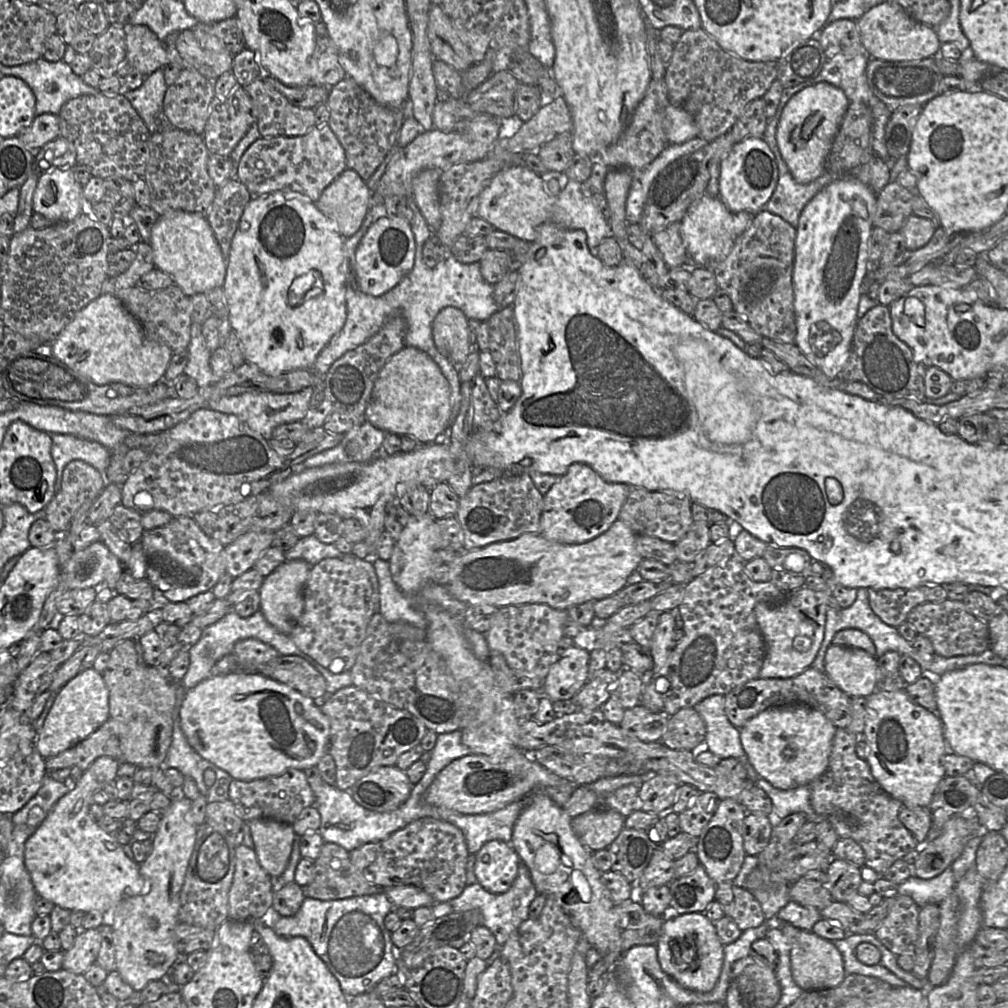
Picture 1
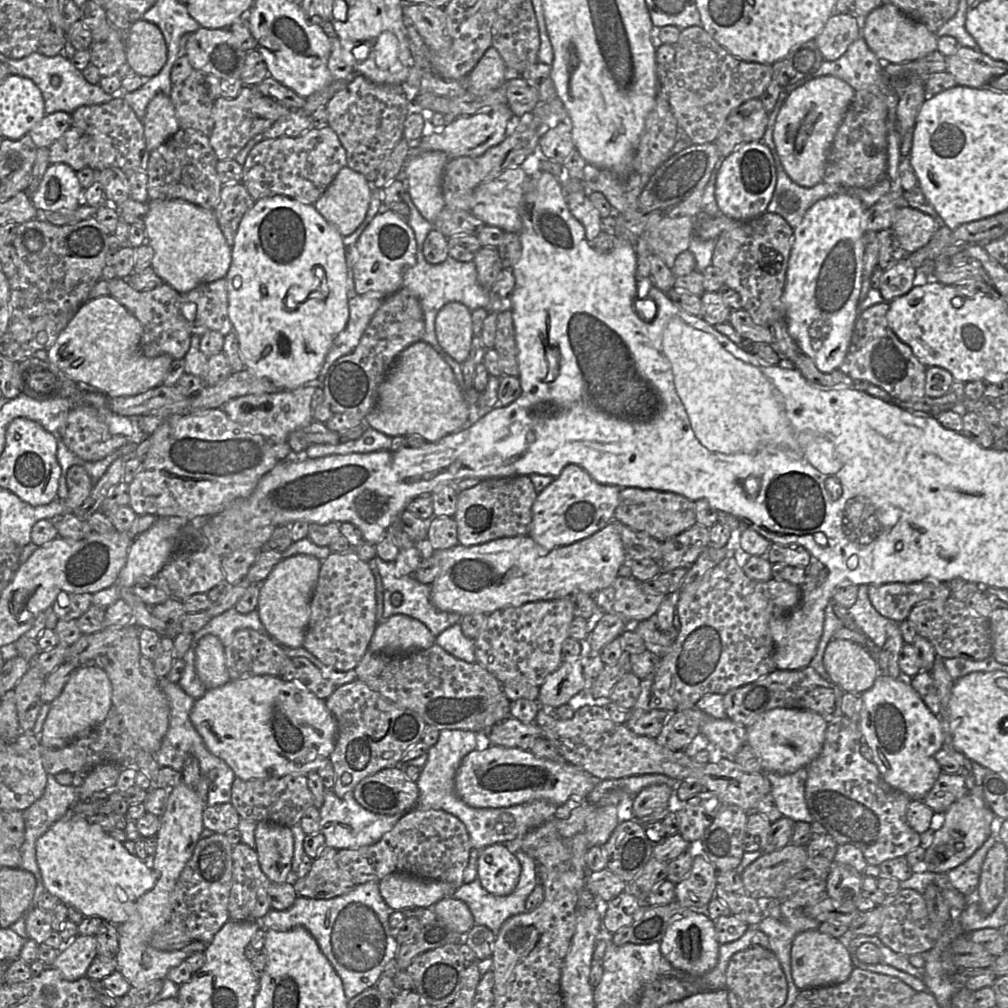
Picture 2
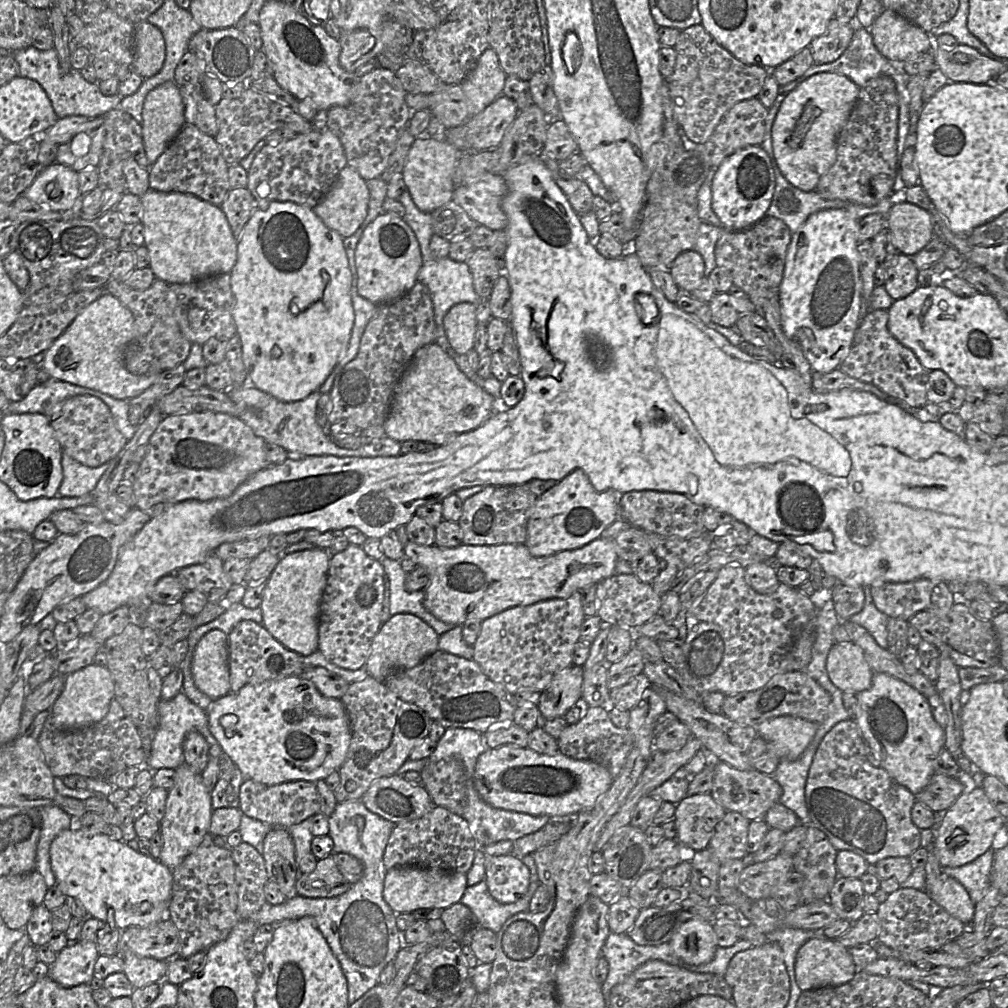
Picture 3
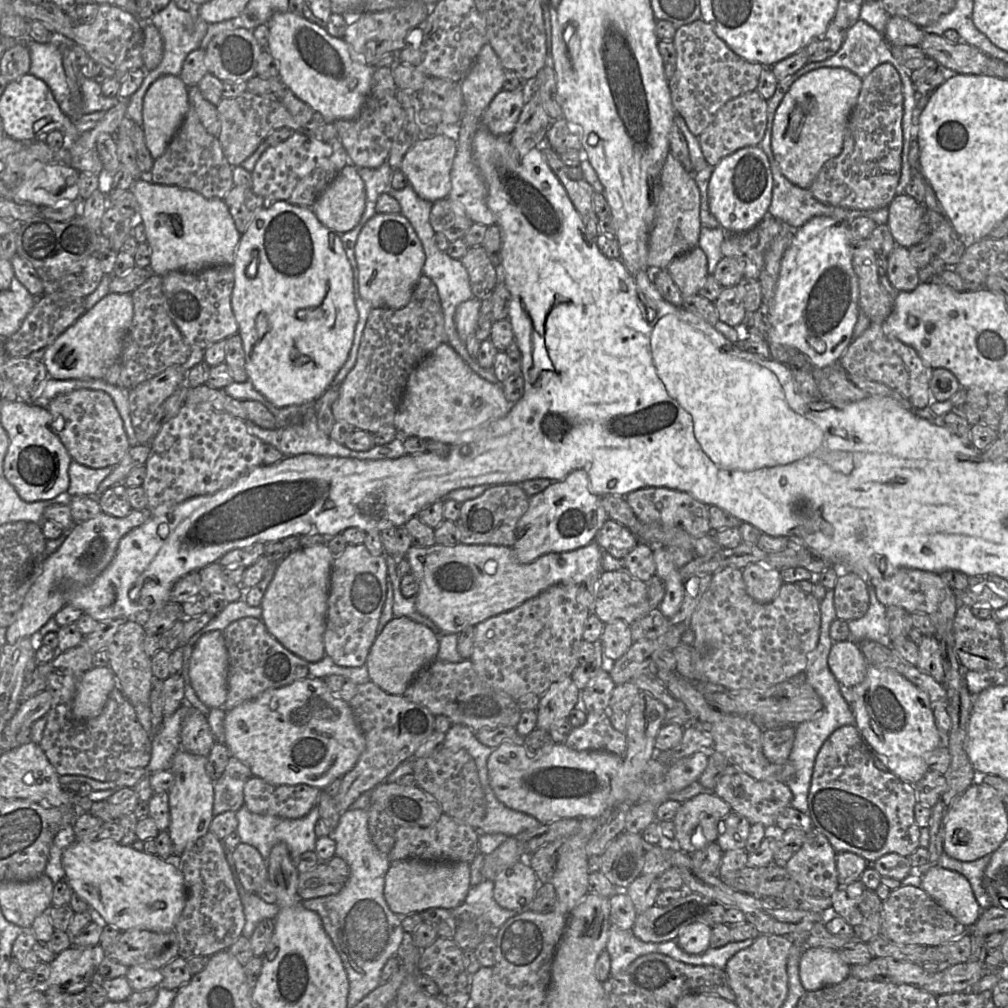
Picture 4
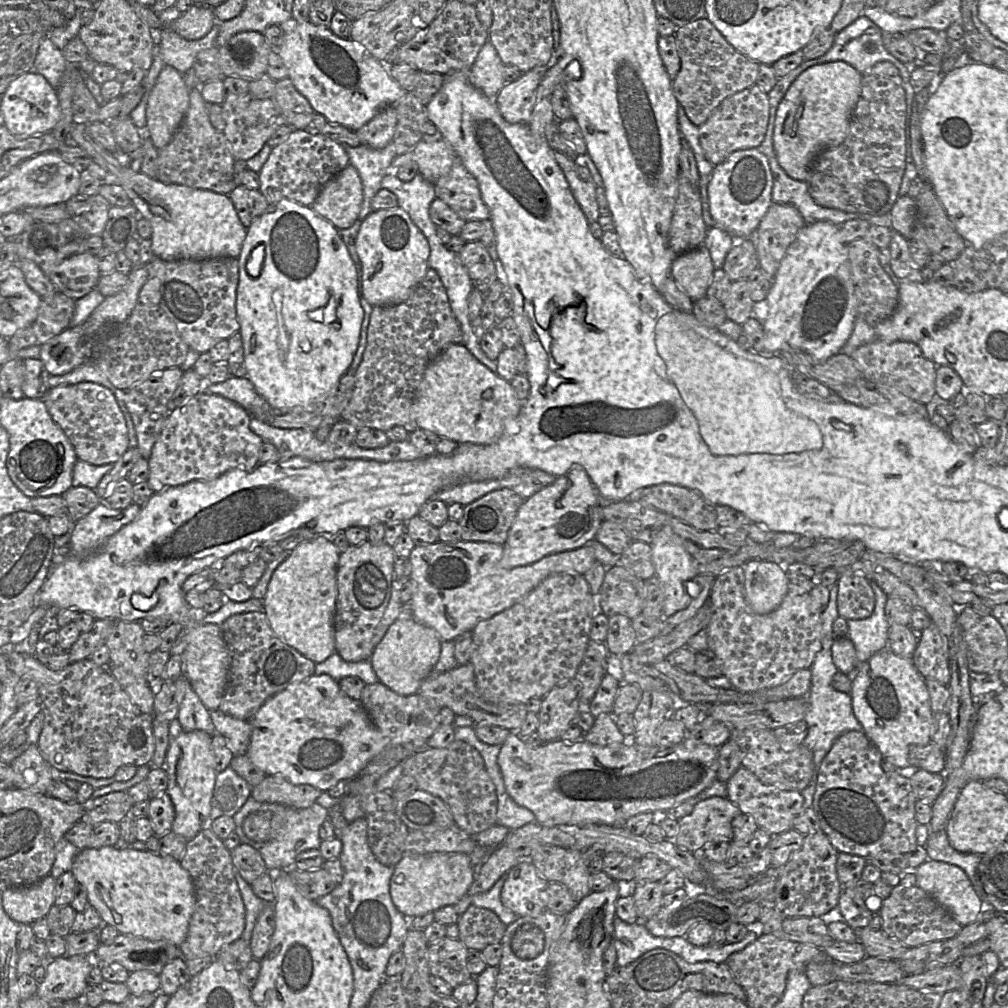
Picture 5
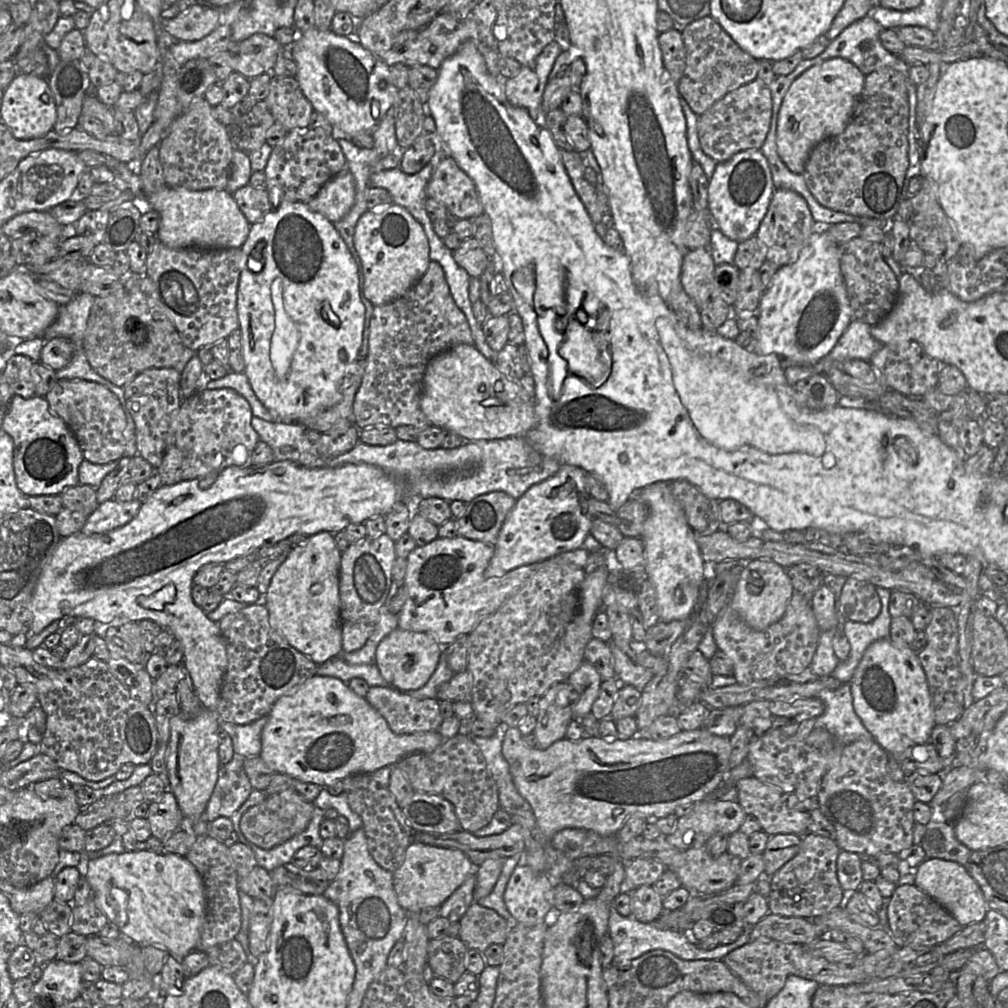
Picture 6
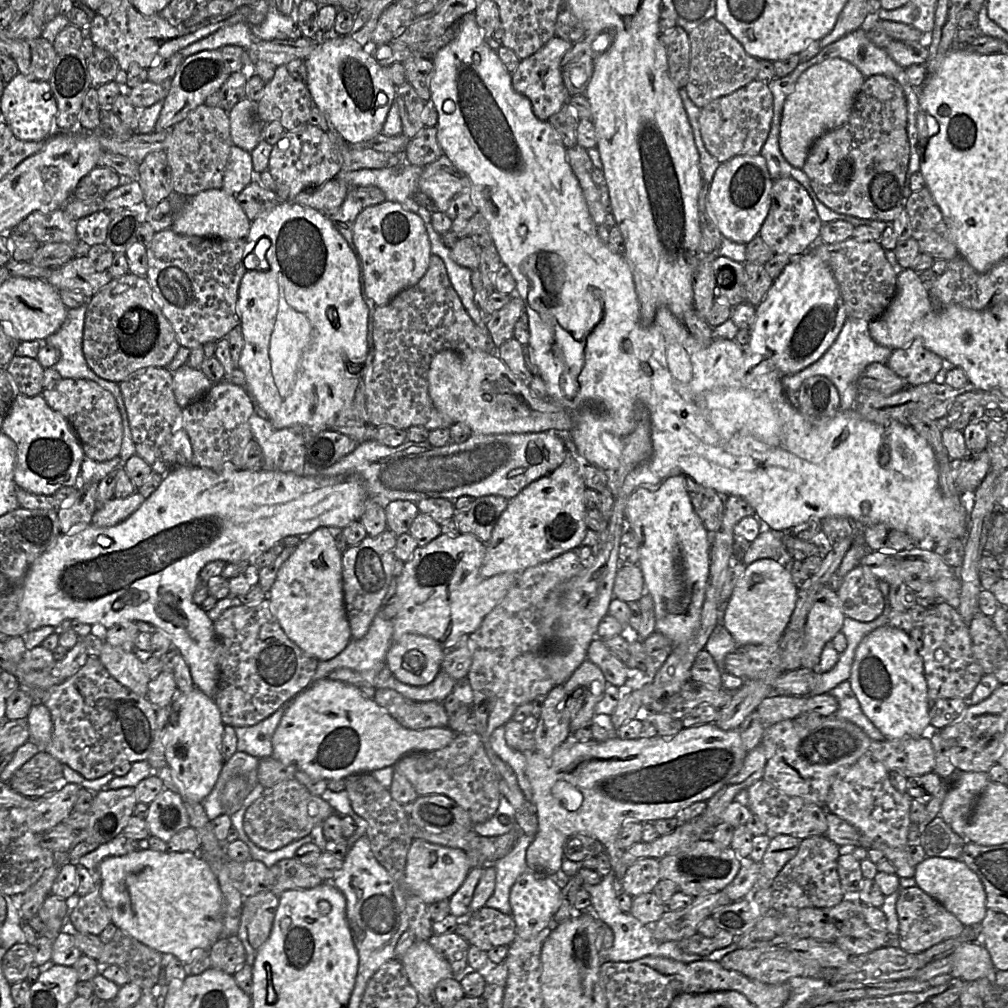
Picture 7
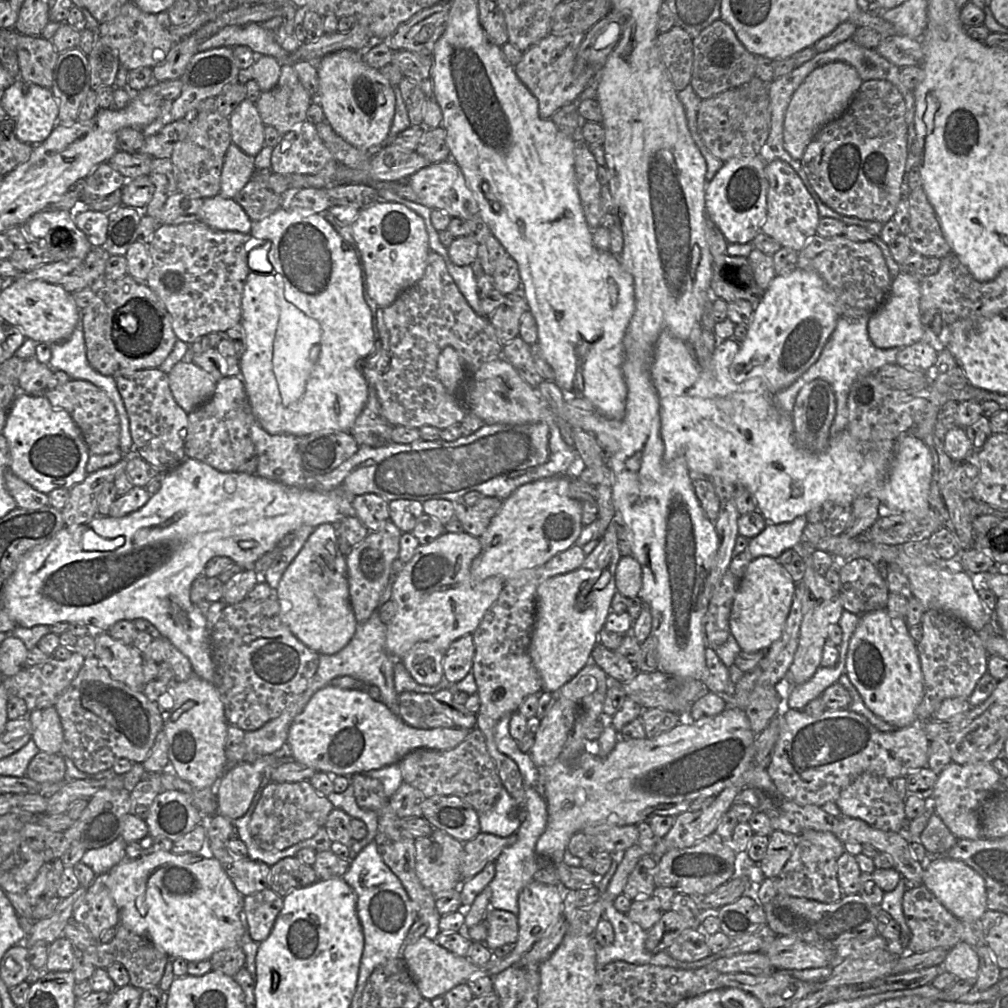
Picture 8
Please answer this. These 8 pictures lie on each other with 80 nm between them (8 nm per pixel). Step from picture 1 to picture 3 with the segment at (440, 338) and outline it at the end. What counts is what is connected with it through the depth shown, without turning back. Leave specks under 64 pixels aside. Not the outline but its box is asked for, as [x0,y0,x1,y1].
[443,302,477,355]

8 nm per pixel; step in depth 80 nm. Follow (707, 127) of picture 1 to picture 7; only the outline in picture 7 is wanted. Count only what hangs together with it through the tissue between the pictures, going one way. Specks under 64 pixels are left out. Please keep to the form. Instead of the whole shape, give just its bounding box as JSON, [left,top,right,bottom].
[685,18,759,108]

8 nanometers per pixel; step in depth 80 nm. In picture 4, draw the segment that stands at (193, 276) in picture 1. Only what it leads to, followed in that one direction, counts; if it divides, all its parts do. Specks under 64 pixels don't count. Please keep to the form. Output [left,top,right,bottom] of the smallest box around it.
[131,175,241,276]

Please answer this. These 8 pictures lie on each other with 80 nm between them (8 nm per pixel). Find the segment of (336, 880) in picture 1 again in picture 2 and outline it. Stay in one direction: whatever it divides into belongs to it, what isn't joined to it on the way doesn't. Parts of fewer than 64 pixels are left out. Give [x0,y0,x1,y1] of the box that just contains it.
[296,845,356,899]

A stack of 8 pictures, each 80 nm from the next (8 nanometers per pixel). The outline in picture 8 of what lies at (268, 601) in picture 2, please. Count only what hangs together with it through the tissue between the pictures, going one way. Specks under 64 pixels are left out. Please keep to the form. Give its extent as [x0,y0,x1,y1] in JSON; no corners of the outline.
[274,523,358,654]

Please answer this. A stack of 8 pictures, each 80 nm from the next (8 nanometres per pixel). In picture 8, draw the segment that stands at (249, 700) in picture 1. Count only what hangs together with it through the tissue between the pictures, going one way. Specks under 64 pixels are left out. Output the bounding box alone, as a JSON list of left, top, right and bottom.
[287,685,470,777]

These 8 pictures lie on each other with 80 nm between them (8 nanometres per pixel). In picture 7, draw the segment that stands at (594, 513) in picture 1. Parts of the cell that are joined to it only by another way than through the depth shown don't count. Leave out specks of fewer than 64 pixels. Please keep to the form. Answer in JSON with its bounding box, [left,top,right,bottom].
[480,455,586,579]

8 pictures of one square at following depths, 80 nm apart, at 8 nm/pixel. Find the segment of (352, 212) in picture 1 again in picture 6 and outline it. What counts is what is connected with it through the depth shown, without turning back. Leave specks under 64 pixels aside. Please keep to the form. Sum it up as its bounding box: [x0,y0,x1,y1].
[307,169,355,223]

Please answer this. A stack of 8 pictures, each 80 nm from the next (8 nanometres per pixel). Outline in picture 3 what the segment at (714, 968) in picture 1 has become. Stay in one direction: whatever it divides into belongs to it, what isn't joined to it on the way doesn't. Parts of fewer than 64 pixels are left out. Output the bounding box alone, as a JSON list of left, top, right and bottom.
[669,920,718,964]

